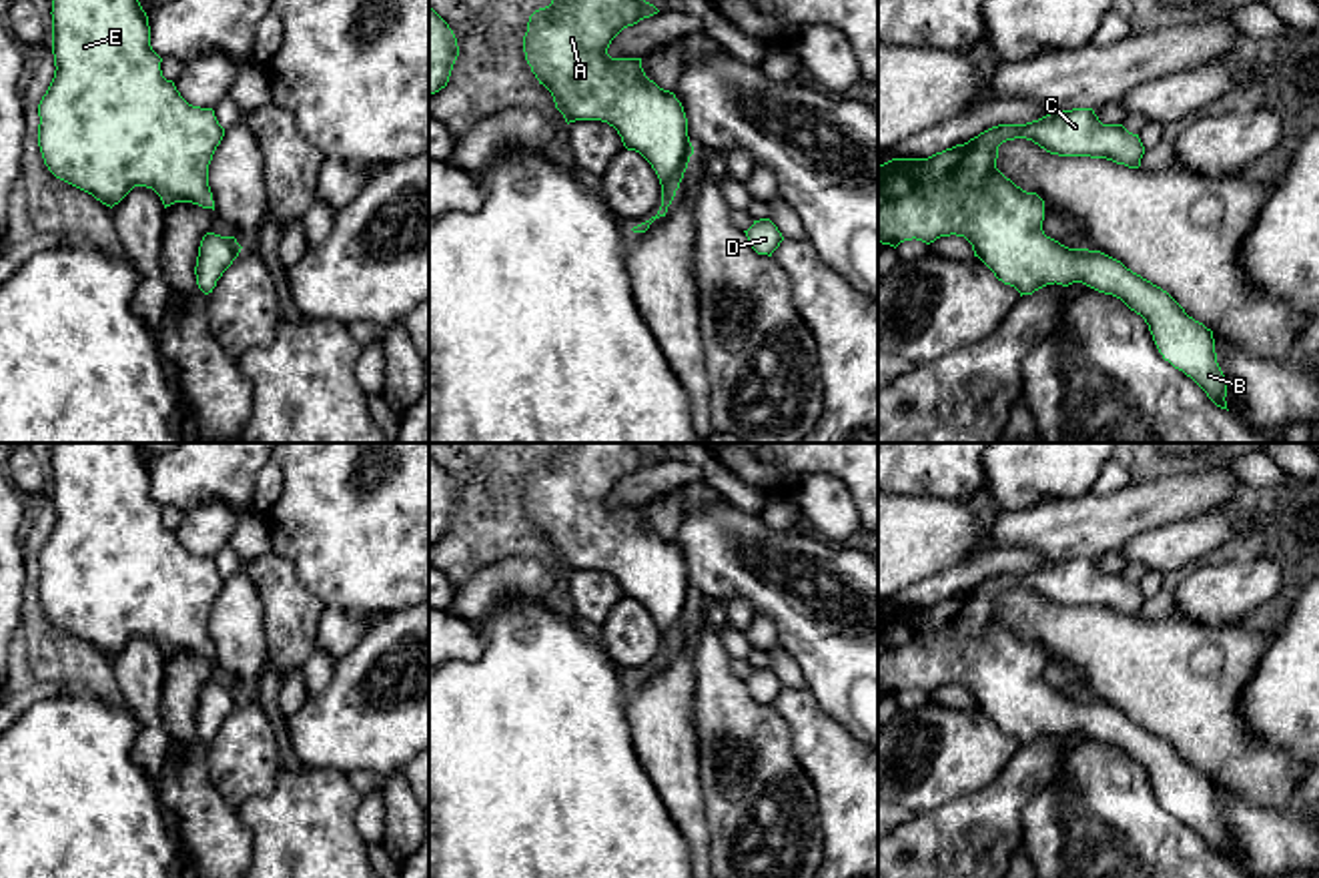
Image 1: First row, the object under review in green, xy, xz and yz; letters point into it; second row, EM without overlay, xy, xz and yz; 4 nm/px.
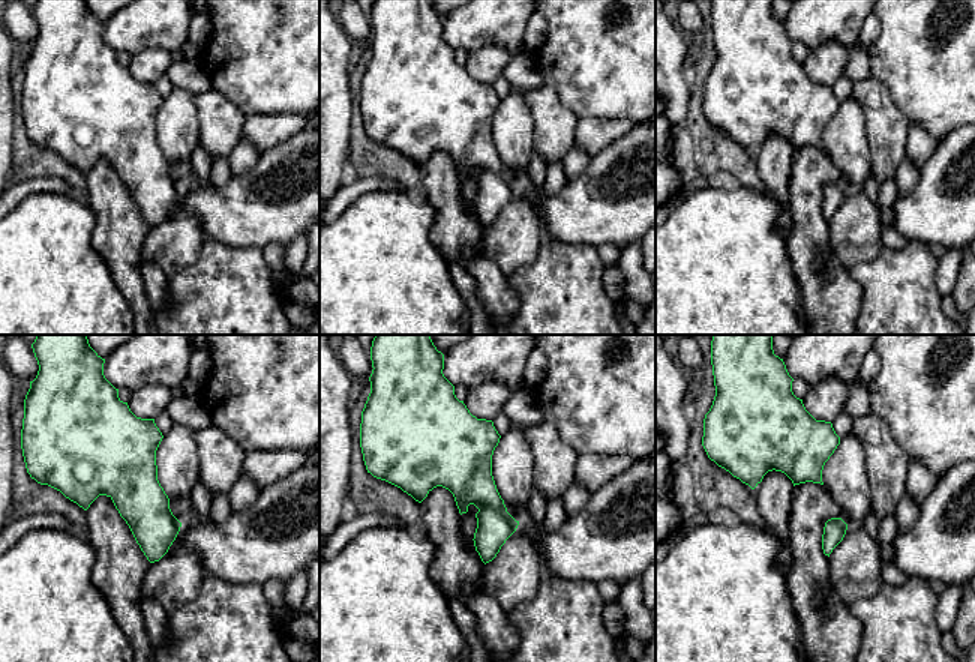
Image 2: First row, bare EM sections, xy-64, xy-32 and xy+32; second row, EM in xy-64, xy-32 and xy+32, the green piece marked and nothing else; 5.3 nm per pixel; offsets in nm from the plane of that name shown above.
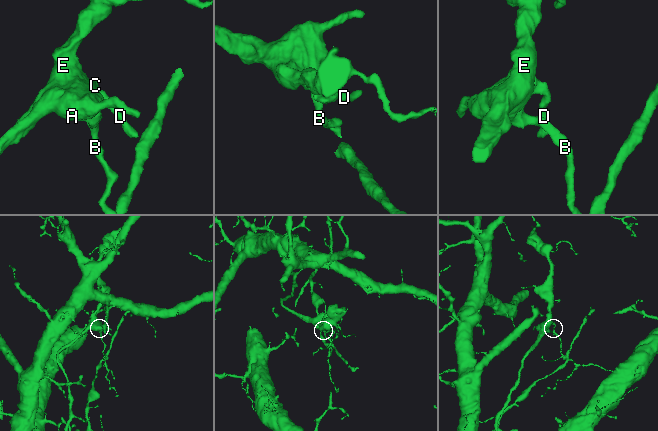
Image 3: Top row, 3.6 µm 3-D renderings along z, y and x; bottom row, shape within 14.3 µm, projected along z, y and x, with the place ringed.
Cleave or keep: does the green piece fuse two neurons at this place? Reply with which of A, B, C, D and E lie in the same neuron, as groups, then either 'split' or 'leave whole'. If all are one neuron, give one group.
groups A C D E / B; split

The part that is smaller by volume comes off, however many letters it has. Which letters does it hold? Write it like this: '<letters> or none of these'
A, C, D, E

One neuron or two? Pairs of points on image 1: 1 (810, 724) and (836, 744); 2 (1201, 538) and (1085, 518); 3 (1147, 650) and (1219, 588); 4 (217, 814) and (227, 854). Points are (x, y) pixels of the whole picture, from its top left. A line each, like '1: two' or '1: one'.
1: one
2: two
3: two
4: one

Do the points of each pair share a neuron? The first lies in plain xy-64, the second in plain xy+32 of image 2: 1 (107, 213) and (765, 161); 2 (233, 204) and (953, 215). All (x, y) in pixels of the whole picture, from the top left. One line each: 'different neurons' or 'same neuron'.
1: same neuron
2: same neuron

